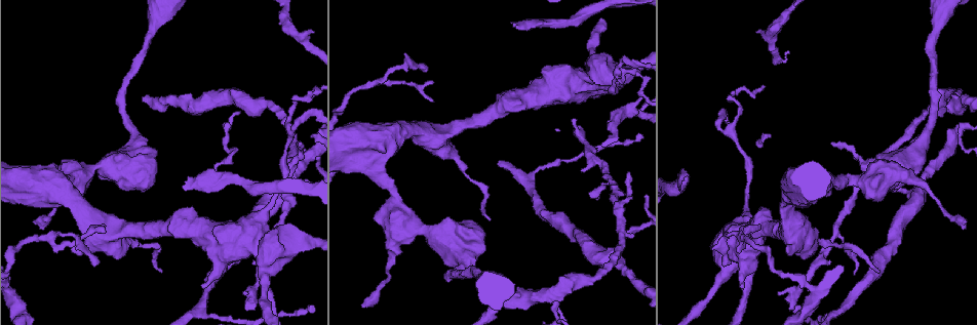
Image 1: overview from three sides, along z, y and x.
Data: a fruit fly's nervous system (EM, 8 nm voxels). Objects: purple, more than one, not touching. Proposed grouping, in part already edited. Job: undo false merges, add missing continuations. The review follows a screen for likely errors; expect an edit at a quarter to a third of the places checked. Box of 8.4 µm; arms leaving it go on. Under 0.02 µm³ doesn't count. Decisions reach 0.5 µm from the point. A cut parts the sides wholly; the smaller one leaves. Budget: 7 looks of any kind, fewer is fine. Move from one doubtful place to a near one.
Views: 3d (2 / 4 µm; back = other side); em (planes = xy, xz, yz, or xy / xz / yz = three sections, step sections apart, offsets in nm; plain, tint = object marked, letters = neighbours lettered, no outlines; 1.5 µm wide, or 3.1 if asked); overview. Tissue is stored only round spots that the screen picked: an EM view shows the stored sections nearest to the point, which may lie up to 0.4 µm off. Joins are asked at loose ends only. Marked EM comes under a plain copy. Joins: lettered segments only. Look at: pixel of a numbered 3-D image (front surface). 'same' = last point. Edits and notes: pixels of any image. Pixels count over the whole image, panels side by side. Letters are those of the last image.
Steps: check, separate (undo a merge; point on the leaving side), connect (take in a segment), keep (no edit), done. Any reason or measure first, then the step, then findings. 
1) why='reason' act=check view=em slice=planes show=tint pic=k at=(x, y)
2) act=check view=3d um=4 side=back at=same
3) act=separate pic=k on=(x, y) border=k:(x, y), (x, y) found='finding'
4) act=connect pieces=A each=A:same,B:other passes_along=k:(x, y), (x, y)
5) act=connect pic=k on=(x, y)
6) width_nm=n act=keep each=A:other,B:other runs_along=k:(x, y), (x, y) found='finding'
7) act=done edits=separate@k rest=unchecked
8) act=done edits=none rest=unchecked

why='free end' act=check view=em slice=planes show=letters pic=1 at=(244, 308)

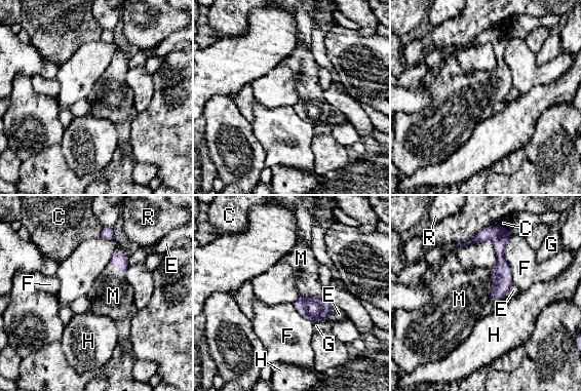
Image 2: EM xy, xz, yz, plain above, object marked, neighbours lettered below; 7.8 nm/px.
width_nm=150 act=connect pieces=M each=C:other,E:other,F:other,G:other,H:other,M:same,R:other found='the cell continues'

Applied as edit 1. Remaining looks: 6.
why='end of a long branch' act=check view=em slice=planes show=tint pic=1 at=(682, 190)

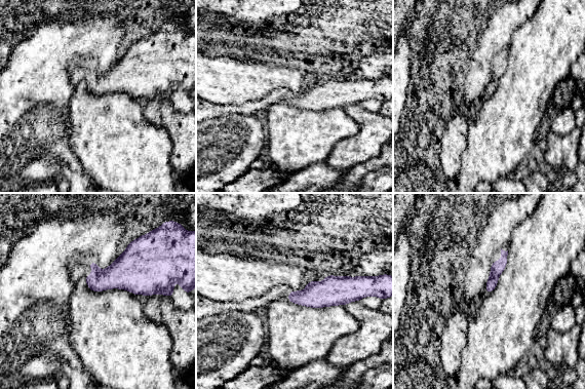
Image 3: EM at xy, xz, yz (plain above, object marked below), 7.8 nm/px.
why='what lies round it' act=check view=em slice=planes show=letters at=same

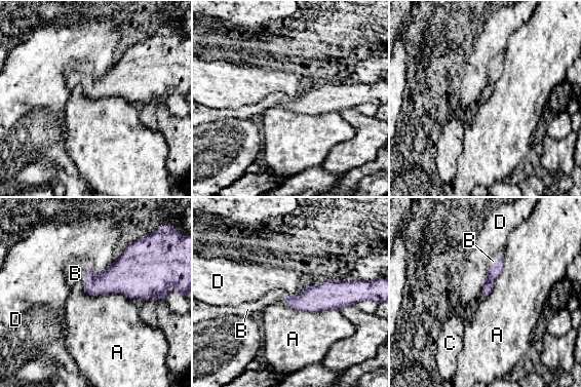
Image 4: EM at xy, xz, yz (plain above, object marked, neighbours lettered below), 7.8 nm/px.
act=connect pieces=B each=A:other,B:same,C:other,D:other passes_along=4:(117, 278), (86, 271), (75, 273) found='it goes on there'

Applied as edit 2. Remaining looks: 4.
why='thin end' act=check view=3d um=4 pic=1 at=(433, 100)

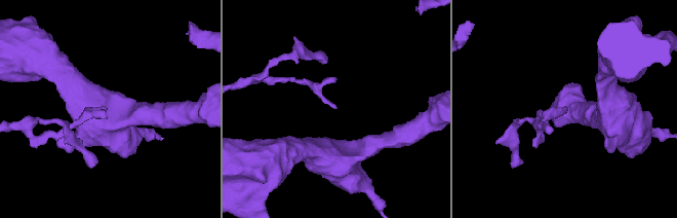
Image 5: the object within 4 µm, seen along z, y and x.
why='need the tissue' act=check view=em slice=xz step=4 show=letters pic=5 at=(565, 109)

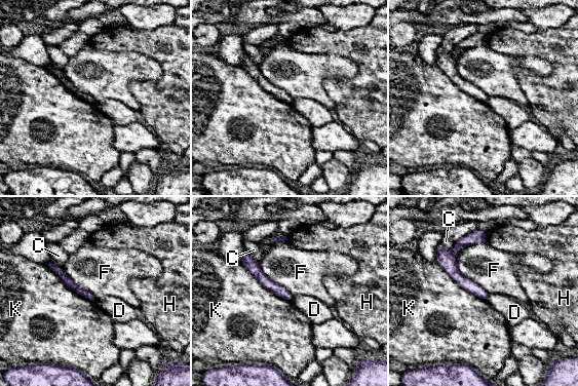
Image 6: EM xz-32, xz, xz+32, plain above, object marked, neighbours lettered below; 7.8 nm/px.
why='another direction' act=check view=em slice=planes show=letters at=same

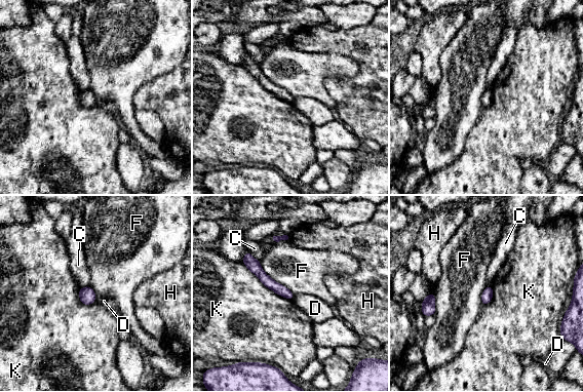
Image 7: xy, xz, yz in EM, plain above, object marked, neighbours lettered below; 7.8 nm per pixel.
width_nm=80 act=keep each=C:other,D:other,F:other,H:other,K:other runs_along=7:(247, 256), (271, 284), (290, 296) found='no lettered segment goes on from it'

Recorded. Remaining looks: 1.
act=done edits=connect@2,connect@4 rest=unchecked

